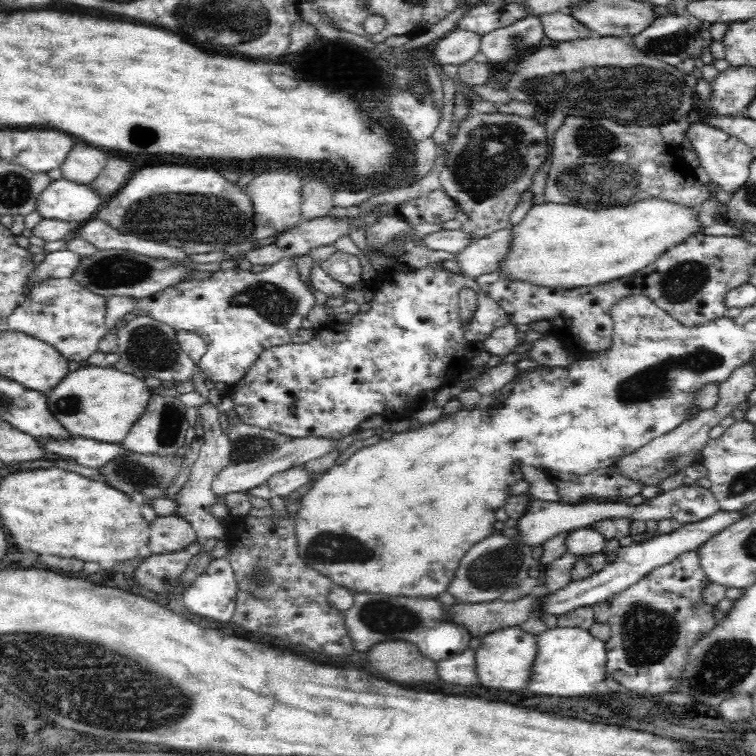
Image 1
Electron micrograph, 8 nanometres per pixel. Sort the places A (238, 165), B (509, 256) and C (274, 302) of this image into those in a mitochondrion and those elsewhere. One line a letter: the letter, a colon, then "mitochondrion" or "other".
A: other
B: other
C: mitochondrion

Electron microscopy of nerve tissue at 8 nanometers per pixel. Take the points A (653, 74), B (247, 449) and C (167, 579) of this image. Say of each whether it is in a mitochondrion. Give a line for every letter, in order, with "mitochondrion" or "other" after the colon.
A: mitochondrion
B: mitochondrion
C: mitochondrion

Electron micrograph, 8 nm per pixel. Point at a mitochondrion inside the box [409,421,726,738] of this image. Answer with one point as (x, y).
(649, 632)

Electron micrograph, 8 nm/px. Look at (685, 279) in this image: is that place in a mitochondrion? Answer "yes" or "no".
yes

